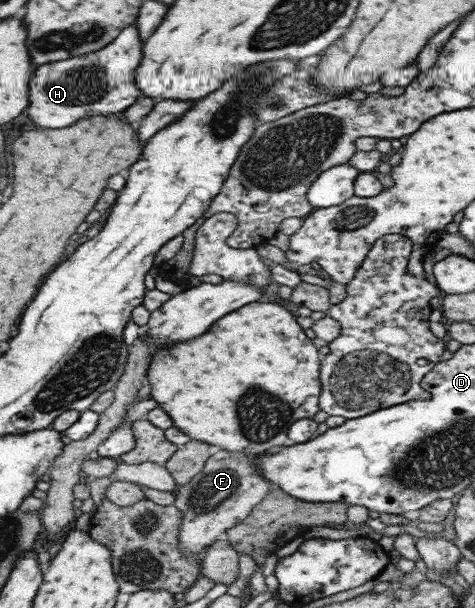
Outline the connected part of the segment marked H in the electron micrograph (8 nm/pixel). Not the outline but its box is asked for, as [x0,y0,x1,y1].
[26,27,142,129]

